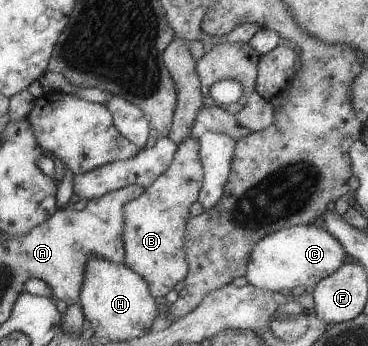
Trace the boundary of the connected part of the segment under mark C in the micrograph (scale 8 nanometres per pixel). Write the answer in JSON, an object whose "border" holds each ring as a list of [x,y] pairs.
{"border":[[[311,223],[280,229],[260,240],[247,258],[245,280],[254,288],[279,292],[299,286],[314,288],[323,278],[339,269],[346,252],[342,244],[324,228]]]}

